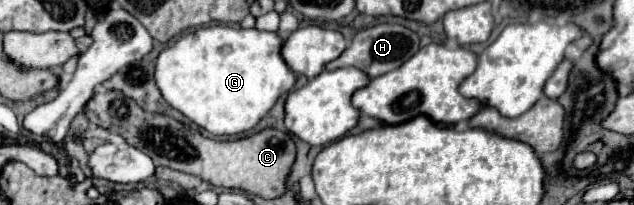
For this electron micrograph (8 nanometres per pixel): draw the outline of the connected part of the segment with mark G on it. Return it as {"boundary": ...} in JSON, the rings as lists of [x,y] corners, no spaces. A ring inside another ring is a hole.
{"boundary":[[[226,24],[202,26],[186,36],[178,38],[170,48],[162,50],[156,60],[156,84],[164,100],[180,110],[194,124],[202,126],[214,136],[234,136],[252,130],[276,104],[276,100],[288,94],[296,82],[296,74],[284,62],[280,48],[284,40],[278,32],[262,32],[256,28],[234,28]]]}

